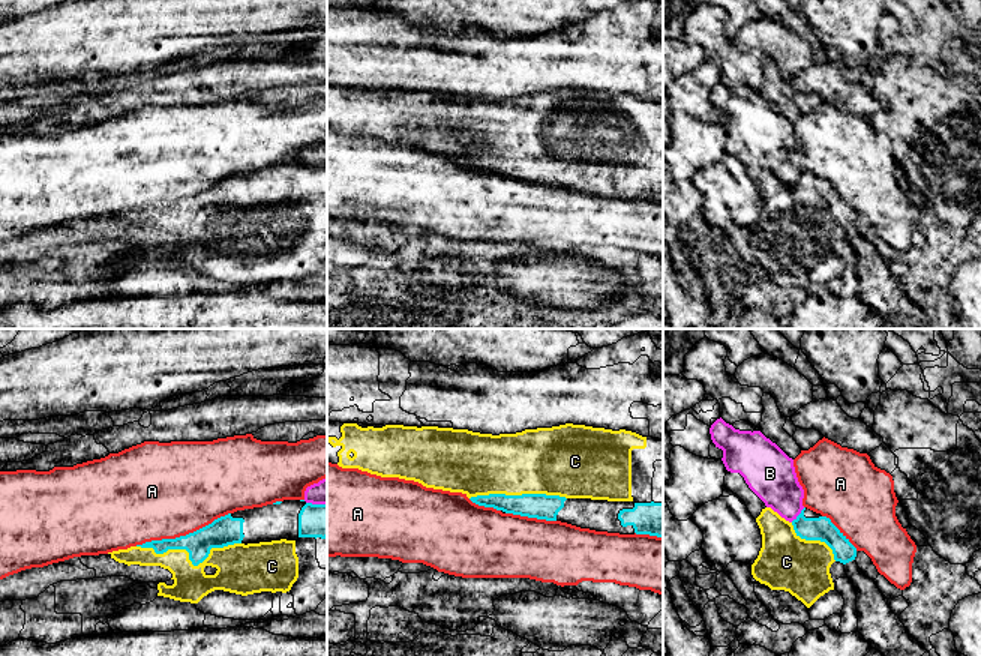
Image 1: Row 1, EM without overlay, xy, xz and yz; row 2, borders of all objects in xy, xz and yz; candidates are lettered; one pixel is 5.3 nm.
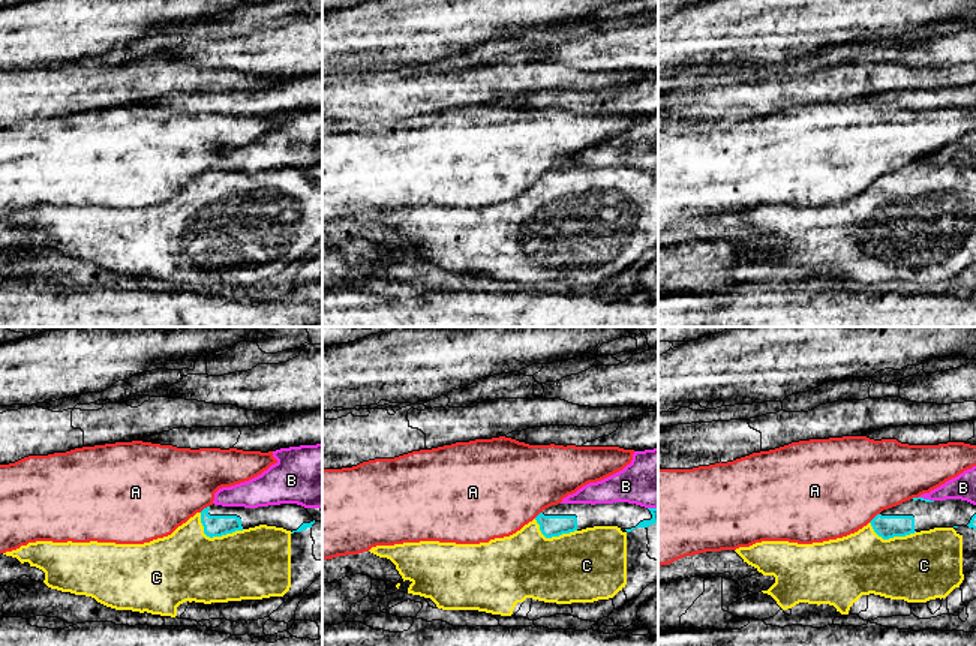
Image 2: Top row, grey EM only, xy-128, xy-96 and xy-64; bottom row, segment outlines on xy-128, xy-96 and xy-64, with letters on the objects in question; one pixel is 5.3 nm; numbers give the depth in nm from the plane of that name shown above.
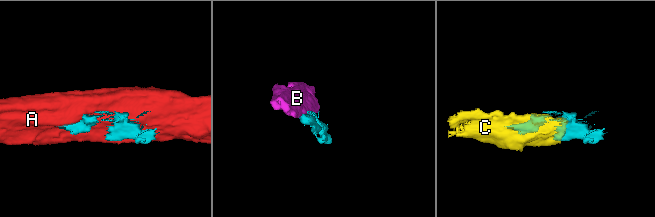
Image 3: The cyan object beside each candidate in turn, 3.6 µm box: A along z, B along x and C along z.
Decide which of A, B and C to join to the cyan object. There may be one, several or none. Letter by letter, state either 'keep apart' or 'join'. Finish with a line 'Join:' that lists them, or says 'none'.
A: keep apart
B: keep apart
C: join
Join: C

